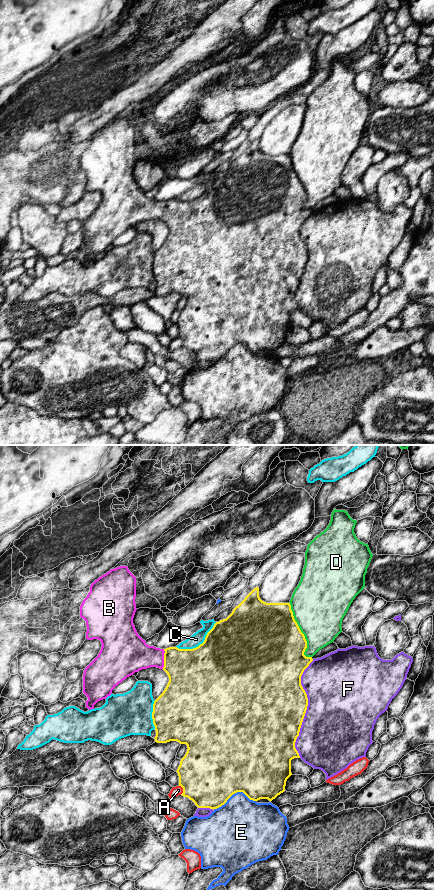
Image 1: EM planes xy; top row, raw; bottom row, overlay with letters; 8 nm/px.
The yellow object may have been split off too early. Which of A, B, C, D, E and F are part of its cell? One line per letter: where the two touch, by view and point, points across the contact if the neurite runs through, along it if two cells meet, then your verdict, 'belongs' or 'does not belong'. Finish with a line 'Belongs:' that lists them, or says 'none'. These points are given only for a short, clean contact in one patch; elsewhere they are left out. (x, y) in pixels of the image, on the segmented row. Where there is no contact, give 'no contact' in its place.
A: xy (183, 790) | does not belong
B: xy (164, 659) | across xy (192, 672), (170, 659), (164, 659), (134, 654) | belongs
C: xy (200, 644) | does not belong
D: xy (301, 632) | does not belong
E: xy (235, 792) | does not belong
F: xy (306, 708) | does not belong
Belongs: B

